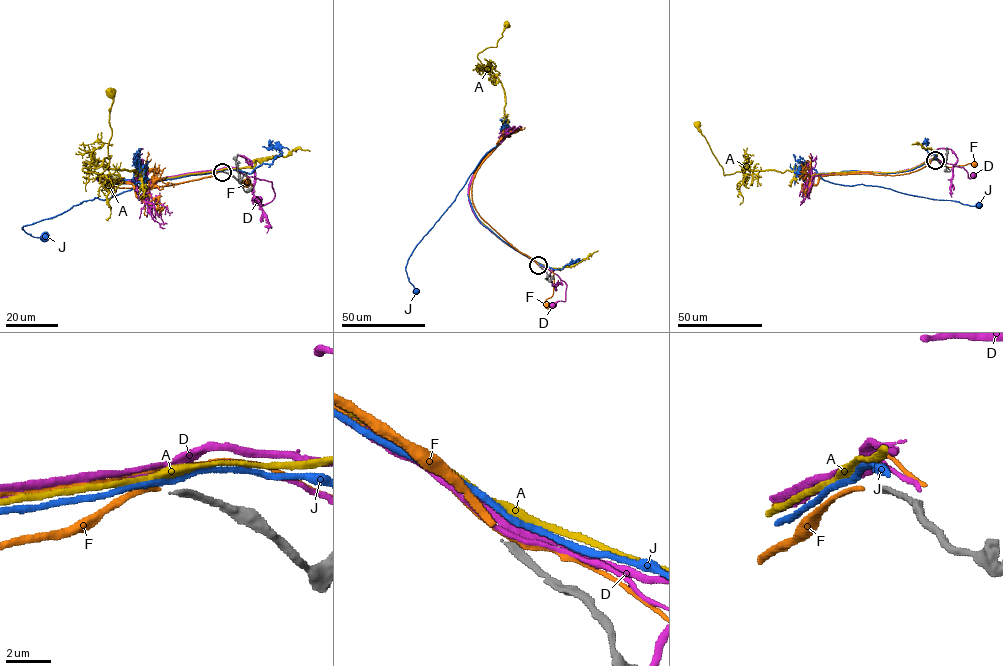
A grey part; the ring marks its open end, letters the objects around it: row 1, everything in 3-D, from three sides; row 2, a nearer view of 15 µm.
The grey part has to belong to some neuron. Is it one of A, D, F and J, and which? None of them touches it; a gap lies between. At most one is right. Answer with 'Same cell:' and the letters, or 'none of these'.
Same cell: F

